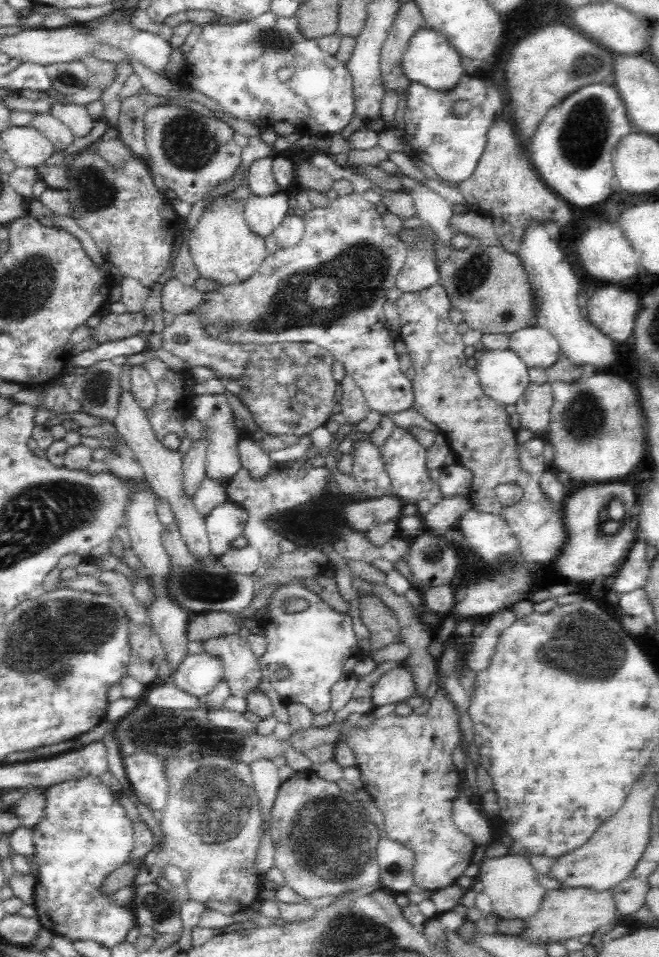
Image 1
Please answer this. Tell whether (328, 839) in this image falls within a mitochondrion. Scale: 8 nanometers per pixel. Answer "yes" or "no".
yes

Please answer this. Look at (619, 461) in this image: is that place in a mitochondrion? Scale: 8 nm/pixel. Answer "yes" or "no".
no

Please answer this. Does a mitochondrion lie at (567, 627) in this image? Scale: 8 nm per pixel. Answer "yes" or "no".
yes

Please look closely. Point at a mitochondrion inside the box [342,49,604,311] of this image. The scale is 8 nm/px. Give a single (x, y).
(578, 139)

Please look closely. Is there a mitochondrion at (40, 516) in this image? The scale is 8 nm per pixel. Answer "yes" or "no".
yes

